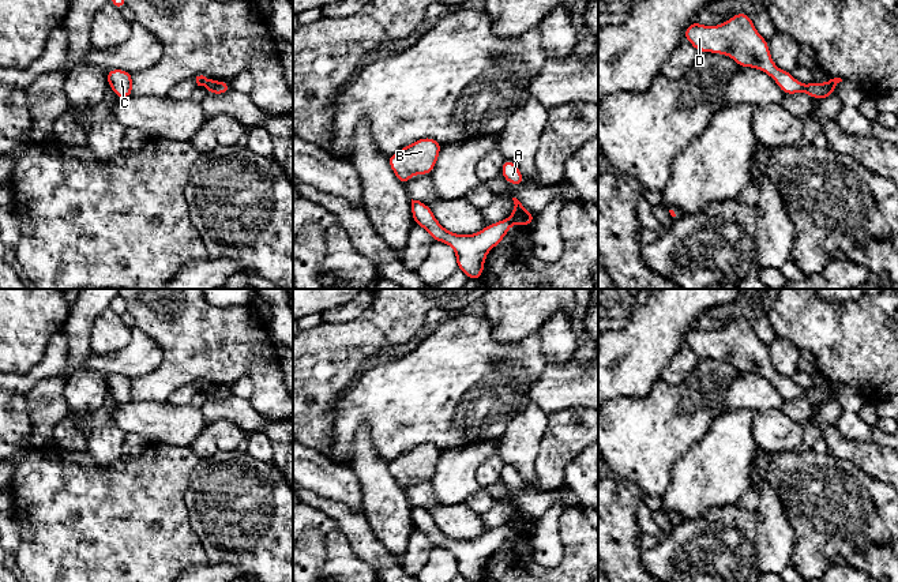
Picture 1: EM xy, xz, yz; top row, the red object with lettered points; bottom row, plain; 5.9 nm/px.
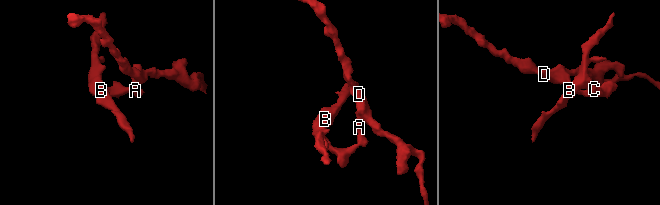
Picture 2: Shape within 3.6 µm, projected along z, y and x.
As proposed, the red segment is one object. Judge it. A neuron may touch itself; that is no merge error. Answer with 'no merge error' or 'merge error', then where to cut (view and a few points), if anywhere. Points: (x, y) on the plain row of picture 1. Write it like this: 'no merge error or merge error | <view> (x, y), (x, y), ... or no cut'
merge error | xz (510, 524), (515, 528)

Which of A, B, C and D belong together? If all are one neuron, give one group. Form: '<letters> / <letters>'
A D / B C

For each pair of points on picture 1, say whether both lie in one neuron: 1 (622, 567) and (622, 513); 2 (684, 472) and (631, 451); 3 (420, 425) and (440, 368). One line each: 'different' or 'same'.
1: same
2: different
3: same

